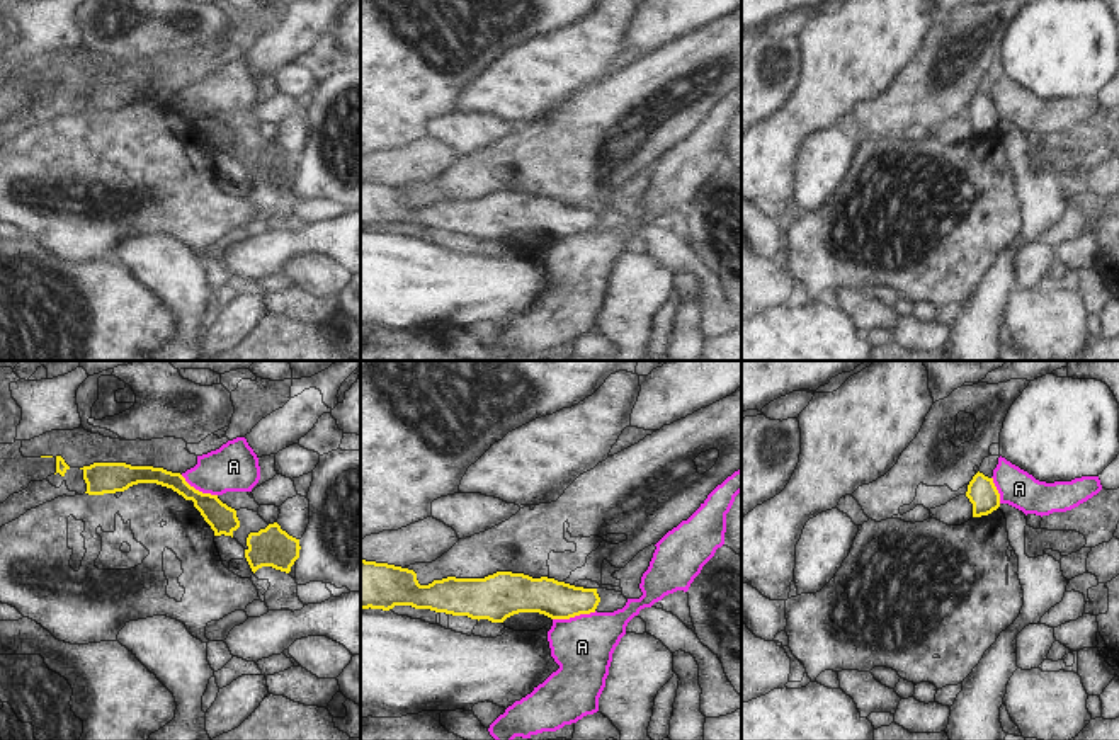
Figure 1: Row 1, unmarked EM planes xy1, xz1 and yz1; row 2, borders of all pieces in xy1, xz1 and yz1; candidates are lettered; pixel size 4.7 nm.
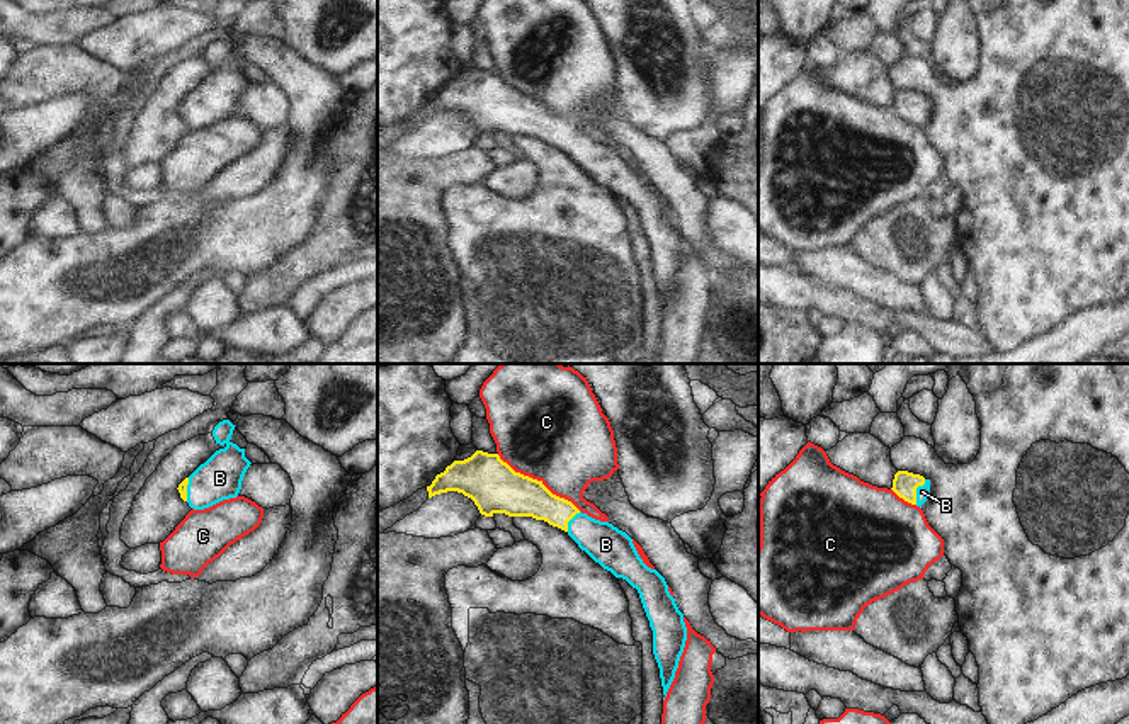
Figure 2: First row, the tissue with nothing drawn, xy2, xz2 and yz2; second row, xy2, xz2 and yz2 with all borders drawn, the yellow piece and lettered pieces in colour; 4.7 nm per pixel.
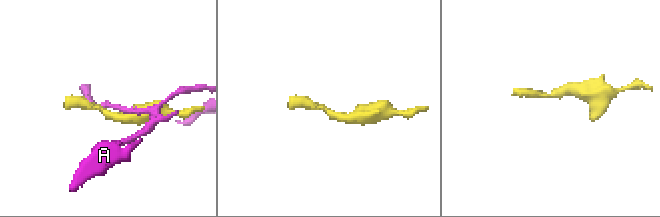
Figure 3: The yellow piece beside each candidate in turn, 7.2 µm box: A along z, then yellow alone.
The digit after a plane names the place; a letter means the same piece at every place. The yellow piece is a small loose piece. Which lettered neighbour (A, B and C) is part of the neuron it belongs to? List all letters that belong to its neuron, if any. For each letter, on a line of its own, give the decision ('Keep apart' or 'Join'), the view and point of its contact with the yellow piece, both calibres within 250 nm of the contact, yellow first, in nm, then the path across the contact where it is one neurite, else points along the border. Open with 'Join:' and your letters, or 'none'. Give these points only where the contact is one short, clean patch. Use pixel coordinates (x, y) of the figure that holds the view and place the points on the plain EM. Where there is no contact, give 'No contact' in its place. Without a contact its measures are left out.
Join: B
A: Keep apart. Touches yellow at xz1 (573, 235). Thickness 180 nm (yellow) against 280 nm. Boundary: xz1 (596, 230), (553, 239)
B: Join. Touches yellow at yz2 (915, 111). Thickness 120 nm (yellow) against 60 nm. Path across: yz2 (905, 102), (915, 111), (922, 111)
C: Keep apart. Touches yellow at xz2 (539, 101). Thickness 240 nm (yellow) against 480 nm.

